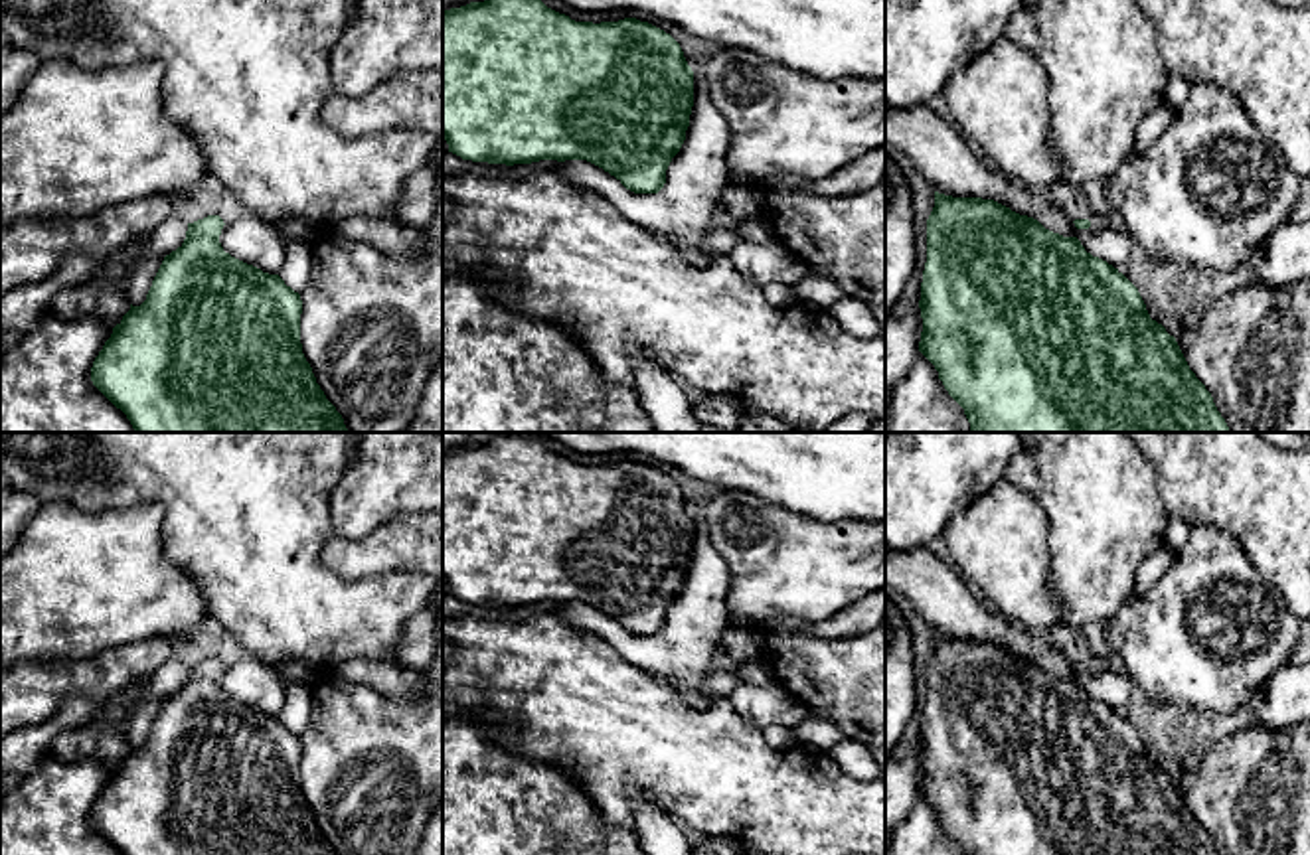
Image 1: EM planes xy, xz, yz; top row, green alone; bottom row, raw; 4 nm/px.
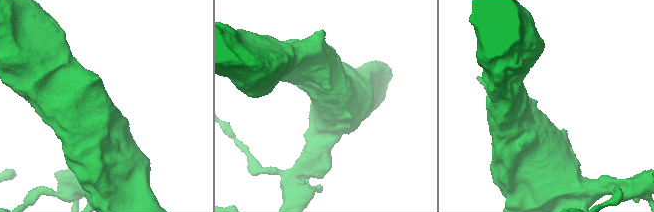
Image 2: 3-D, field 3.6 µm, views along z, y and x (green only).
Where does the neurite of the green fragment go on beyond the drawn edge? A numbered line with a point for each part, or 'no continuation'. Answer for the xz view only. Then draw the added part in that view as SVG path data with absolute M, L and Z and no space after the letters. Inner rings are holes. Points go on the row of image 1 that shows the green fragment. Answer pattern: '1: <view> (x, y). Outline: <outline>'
no continuation

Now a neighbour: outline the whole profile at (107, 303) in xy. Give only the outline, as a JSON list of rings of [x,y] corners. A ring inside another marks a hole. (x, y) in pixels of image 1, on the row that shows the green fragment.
[[[75,284],[59,290],[49,312],[65,320],[77,320],[85,316],[99,318],[111,328],[121,324],[123,316],[130,310],[130,300],[121,284]]]

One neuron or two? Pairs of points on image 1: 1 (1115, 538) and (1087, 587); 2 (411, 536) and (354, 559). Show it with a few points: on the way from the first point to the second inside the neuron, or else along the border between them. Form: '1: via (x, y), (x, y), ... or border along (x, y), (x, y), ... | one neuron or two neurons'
1: via (1103, 549), (1093, 559), (1093, 575) | one neuron
2: via (398, 545), (368, 557) | one neuron

